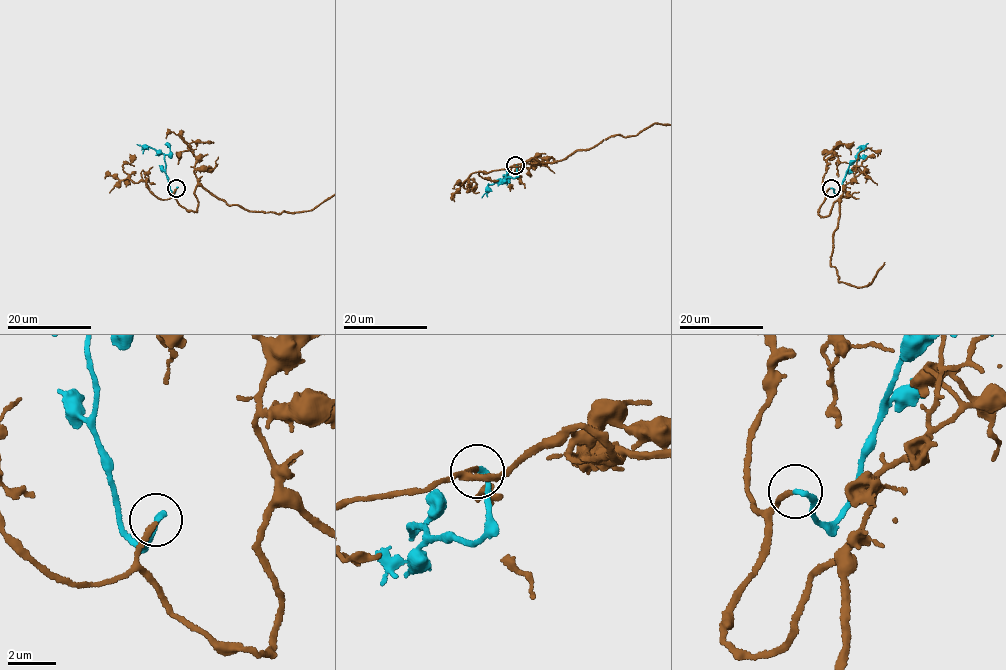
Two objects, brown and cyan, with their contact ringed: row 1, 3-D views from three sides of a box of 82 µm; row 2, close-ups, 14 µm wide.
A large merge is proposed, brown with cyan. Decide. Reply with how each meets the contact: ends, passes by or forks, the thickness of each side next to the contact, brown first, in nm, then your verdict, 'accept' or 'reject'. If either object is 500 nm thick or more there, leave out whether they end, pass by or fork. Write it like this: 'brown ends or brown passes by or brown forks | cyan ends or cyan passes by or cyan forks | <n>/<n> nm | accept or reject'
brown ends | cyan ends | 200/240 nm | accept

